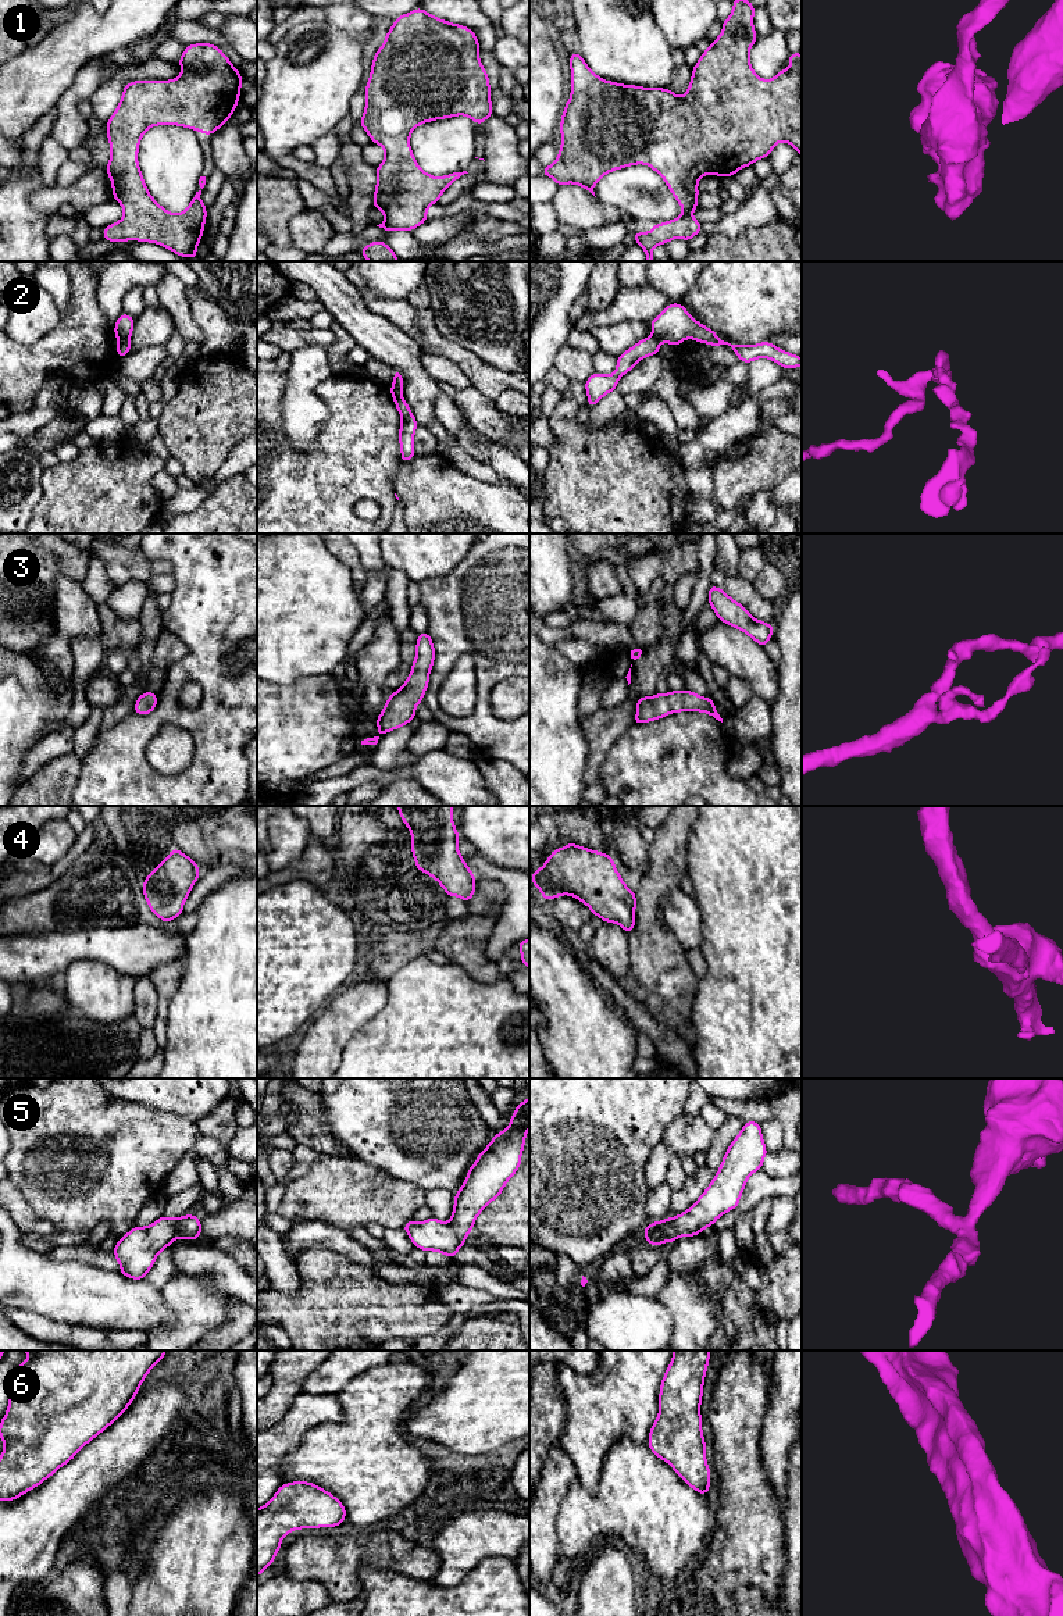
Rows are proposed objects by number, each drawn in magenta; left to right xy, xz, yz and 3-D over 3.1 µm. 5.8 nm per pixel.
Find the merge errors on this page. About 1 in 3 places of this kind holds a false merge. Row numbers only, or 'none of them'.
2

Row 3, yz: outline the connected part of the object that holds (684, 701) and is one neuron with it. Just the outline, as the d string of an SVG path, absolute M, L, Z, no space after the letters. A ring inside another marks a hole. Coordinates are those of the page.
M684 689L679 692L670 691L667 695L656 692L652 698L639 696L634 725L659 720L671 711L702 711L723 723L711 698L703 698L692 691Z

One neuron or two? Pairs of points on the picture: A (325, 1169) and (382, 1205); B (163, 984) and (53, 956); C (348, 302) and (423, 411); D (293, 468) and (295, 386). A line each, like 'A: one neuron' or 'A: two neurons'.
A: one neuron
B: two neurons
C: one neuron
D: two neurons

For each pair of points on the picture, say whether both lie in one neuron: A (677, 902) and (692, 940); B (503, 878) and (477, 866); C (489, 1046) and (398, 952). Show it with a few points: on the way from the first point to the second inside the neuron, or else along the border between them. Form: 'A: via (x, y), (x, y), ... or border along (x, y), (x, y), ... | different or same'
A: via (681, 912), (688, 930) | same
B: via (496, 873), (484, 869) | same
C: border along (425, 955), (418, 955), (406, 962), (386, 981) | different

